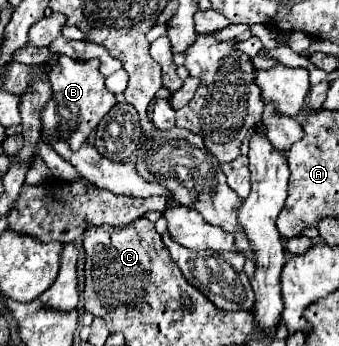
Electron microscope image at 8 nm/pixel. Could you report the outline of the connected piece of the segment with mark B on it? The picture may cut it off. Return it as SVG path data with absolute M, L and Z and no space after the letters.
M51 55L49 81L53 97L43 109L43 133L45 137L59 137L77 151L89 137L89 133L99 125L99 121L117 103L115 95L105 87L105 77L99 73L99 59L71 59L65 55Z

